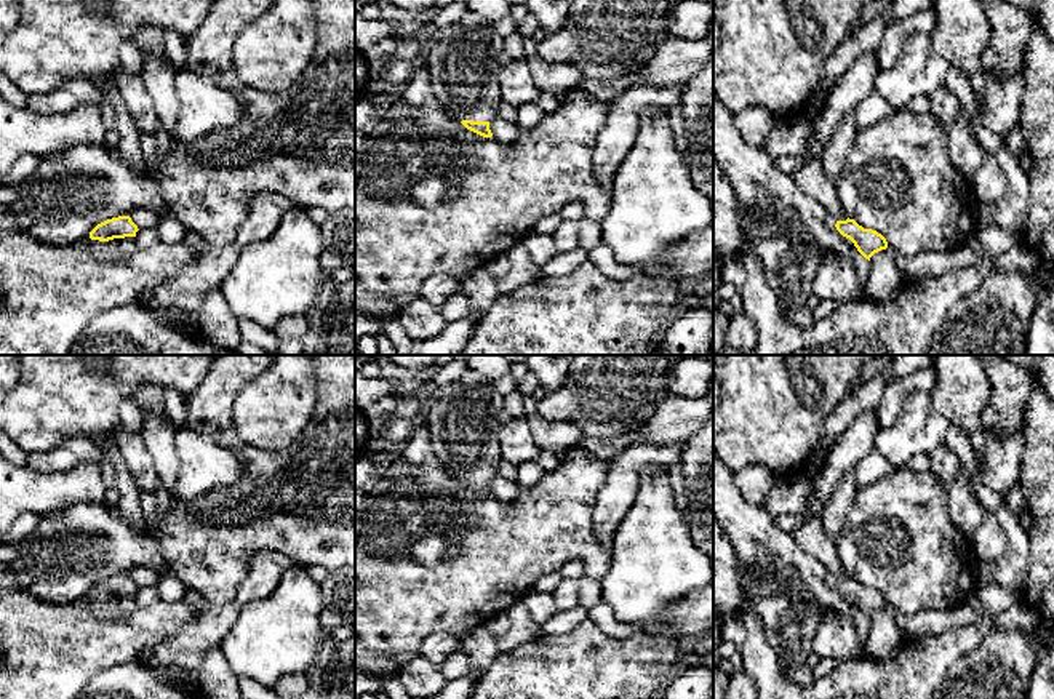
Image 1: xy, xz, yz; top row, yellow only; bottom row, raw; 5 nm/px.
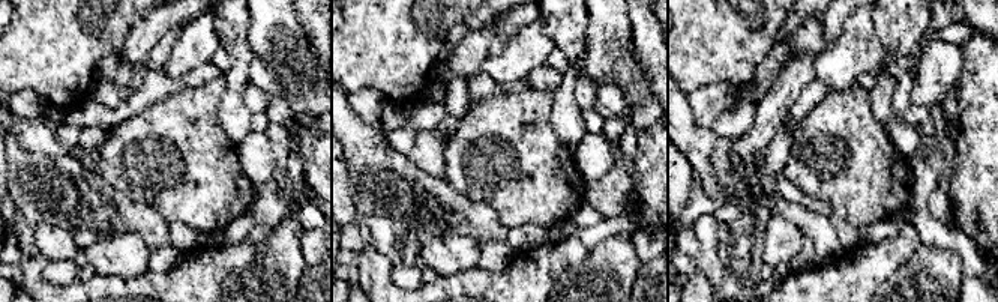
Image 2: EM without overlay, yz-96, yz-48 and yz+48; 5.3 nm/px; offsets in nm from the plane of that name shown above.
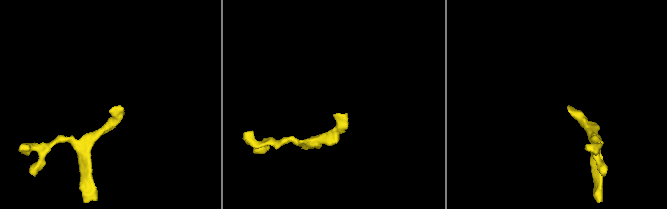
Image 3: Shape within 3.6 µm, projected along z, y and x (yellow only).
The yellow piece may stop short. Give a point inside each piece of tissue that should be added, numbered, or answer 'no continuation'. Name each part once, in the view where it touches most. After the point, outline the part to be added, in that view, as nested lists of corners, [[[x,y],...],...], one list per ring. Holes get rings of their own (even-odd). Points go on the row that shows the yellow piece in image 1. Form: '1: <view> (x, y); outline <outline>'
1: xy (119, 250); outline [[[136,237],[114,238],[109,242],[86,240],[86,250],[101,262],[125,264],[136,253]]]

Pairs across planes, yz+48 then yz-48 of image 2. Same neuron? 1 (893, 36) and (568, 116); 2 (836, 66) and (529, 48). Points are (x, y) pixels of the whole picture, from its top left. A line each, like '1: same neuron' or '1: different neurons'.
1: same neuron
2: same neuron

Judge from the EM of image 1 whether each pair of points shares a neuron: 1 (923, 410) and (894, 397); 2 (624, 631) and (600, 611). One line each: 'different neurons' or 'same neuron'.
1: different neurons
2: same neuron

